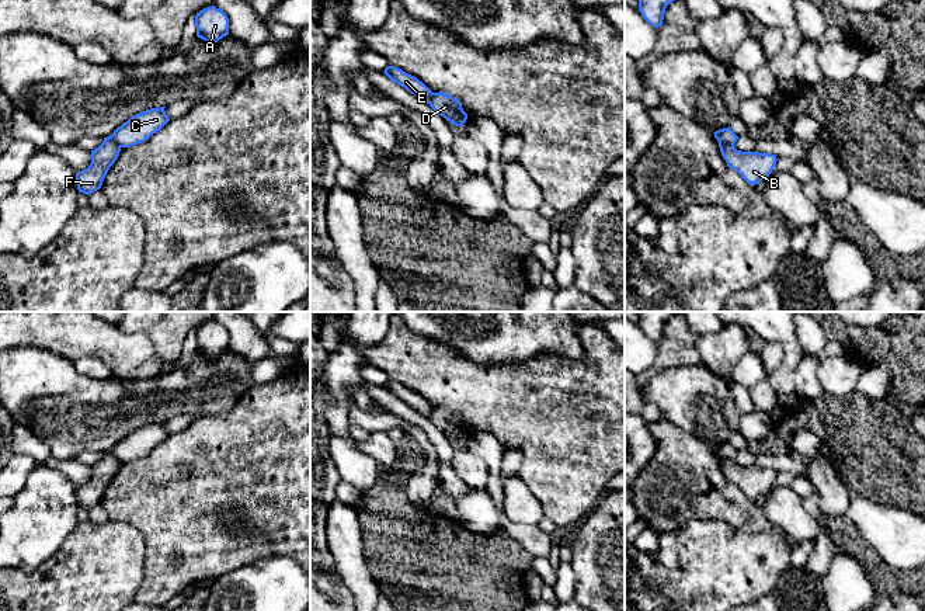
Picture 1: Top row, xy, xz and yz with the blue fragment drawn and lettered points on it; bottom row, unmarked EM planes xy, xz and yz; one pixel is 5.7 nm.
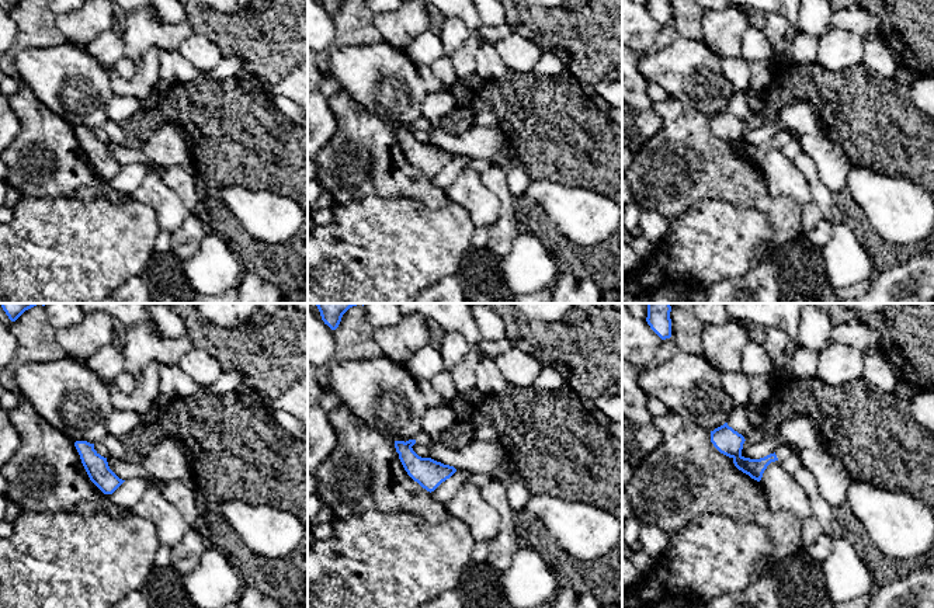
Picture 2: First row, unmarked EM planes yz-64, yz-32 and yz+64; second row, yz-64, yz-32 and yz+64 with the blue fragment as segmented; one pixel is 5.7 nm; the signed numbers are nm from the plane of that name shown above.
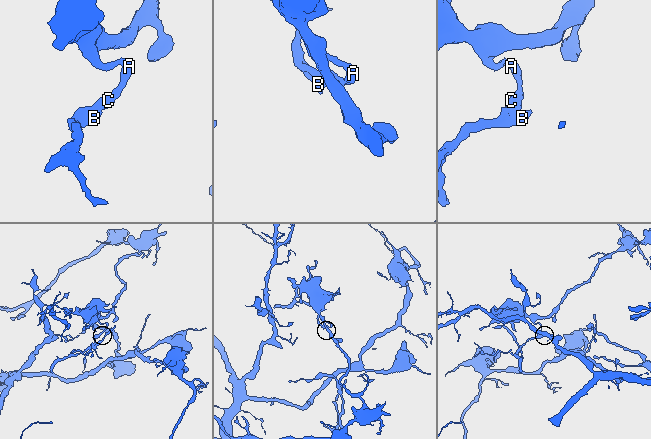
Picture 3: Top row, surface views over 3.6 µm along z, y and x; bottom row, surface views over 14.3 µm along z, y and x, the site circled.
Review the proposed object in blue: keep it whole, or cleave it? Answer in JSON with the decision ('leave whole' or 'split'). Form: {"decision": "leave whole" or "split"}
{"decision": "split"}

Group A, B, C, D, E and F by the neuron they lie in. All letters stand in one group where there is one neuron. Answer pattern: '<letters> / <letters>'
A C D / B E F

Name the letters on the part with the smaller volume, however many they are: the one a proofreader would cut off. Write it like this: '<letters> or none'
B, E, F

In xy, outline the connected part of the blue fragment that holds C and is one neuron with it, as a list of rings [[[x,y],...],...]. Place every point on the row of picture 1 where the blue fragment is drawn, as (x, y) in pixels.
[[[156,107],[133,115],[118,126],[111,138],[121,147],[131,147],[145,142],[170,121],[164,108],[166,107]]]

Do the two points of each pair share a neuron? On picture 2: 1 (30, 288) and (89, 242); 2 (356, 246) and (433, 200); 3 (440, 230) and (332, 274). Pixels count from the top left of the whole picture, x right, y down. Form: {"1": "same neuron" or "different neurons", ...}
{"1": "same neuron", "2": "different neurons", "3": "same neuron"}

